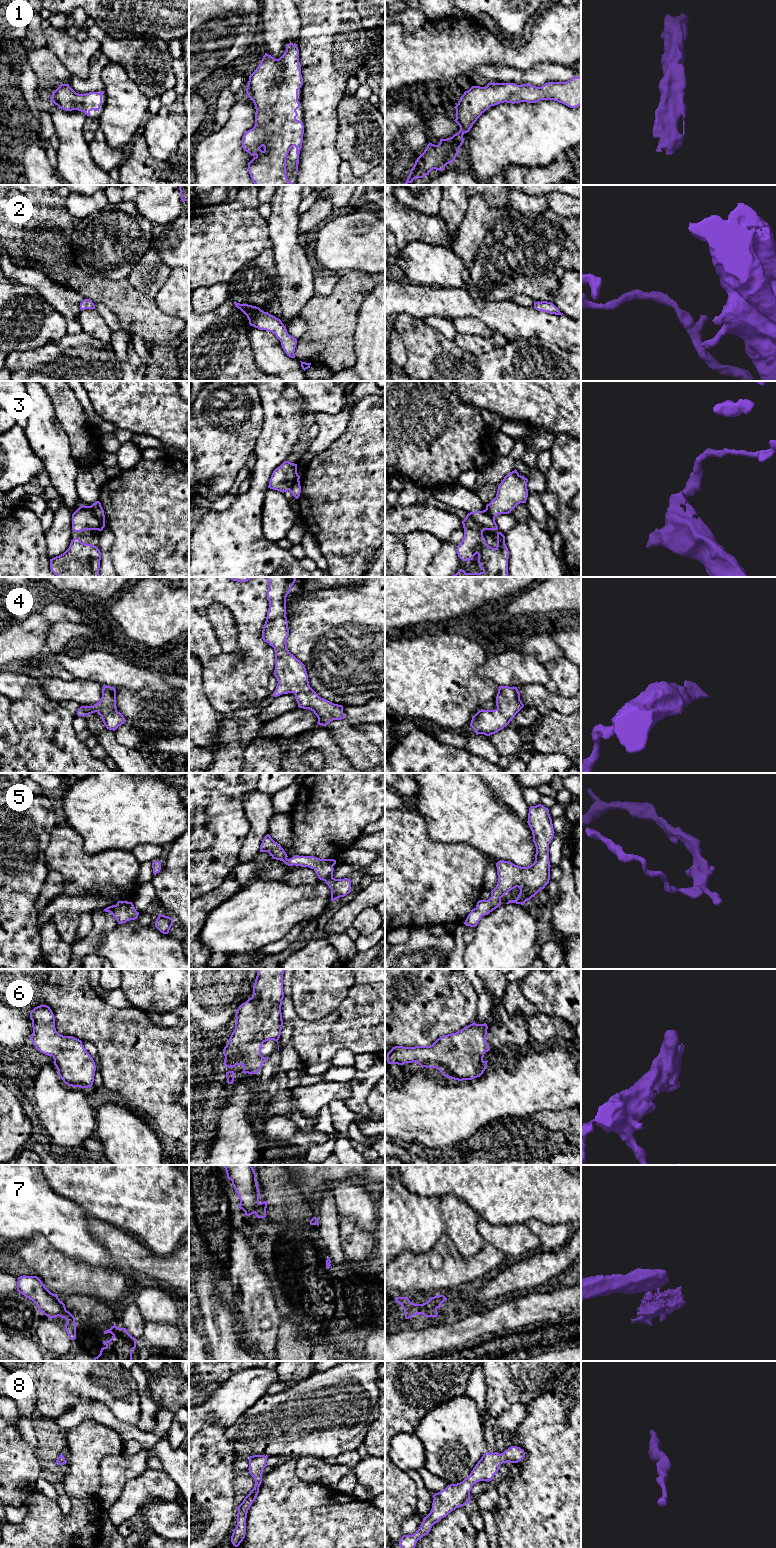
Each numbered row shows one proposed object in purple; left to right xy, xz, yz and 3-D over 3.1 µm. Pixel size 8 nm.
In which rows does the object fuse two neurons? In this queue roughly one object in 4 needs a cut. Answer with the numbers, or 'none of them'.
3, 7

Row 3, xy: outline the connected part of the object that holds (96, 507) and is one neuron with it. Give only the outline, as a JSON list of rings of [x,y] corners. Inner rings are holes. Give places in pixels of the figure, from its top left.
[[[96,501],[90,507],[93,510],[94,514],[96,515],[96,517],[105,523],[104,510],[101,506],[101,503],[99,501]]]

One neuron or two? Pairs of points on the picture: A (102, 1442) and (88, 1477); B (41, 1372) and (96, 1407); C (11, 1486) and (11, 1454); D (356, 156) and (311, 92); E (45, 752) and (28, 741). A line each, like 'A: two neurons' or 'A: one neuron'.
A: one neuron
B: two neurons
C: one neuron
D: two neurons
E: one neuron

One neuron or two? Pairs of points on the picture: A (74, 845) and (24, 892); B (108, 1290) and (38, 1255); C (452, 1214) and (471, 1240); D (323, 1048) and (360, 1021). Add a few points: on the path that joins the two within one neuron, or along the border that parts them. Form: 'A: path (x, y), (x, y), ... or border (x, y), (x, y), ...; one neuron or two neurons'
A: border (47, 846), (45, 865), (49, 869); two neurons
B: path (91, 1278), (79, 1273), (59, 1273), (55, 1270); one neuron
C: path (458, 1220), (465, 1234); one neuron
D: path (332, 1044), (351, 1025); one neuron

